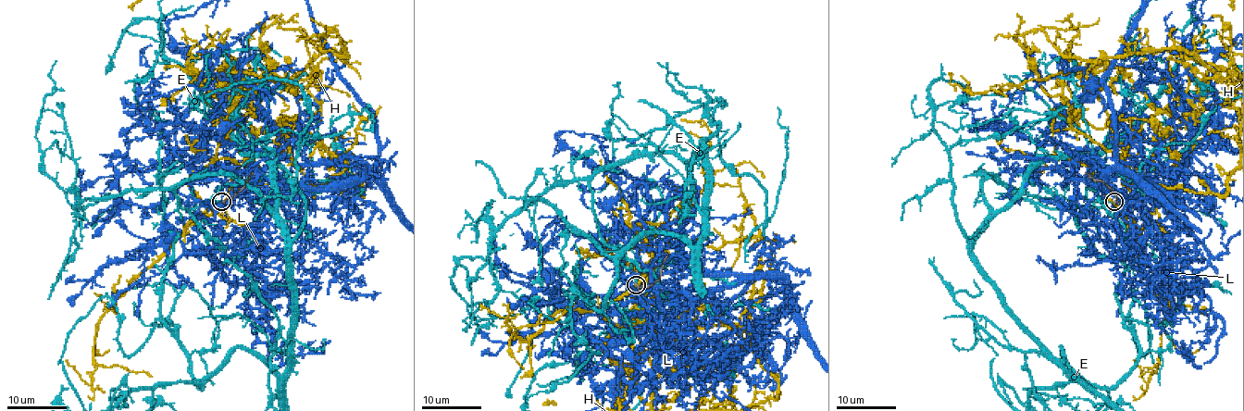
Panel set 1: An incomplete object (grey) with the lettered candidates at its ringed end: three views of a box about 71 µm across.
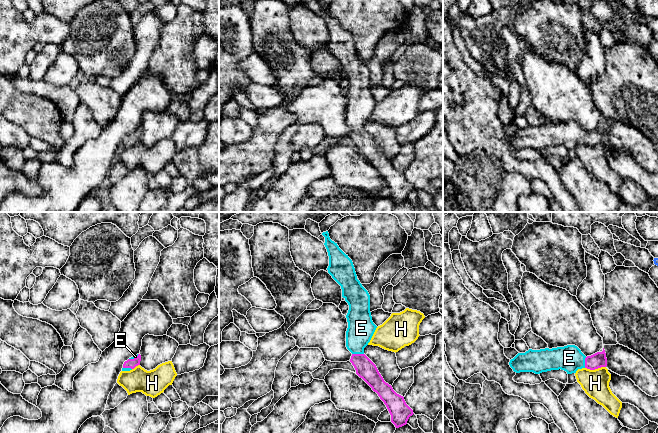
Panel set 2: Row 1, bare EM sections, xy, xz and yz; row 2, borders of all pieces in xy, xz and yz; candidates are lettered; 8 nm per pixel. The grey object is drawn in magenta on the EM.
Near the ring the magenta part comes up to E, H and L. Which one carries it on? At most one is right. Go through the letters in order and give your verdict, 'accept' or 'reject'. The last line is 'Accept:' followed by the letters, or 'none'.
E: accept
H: reject
L: reject
Accept: E

